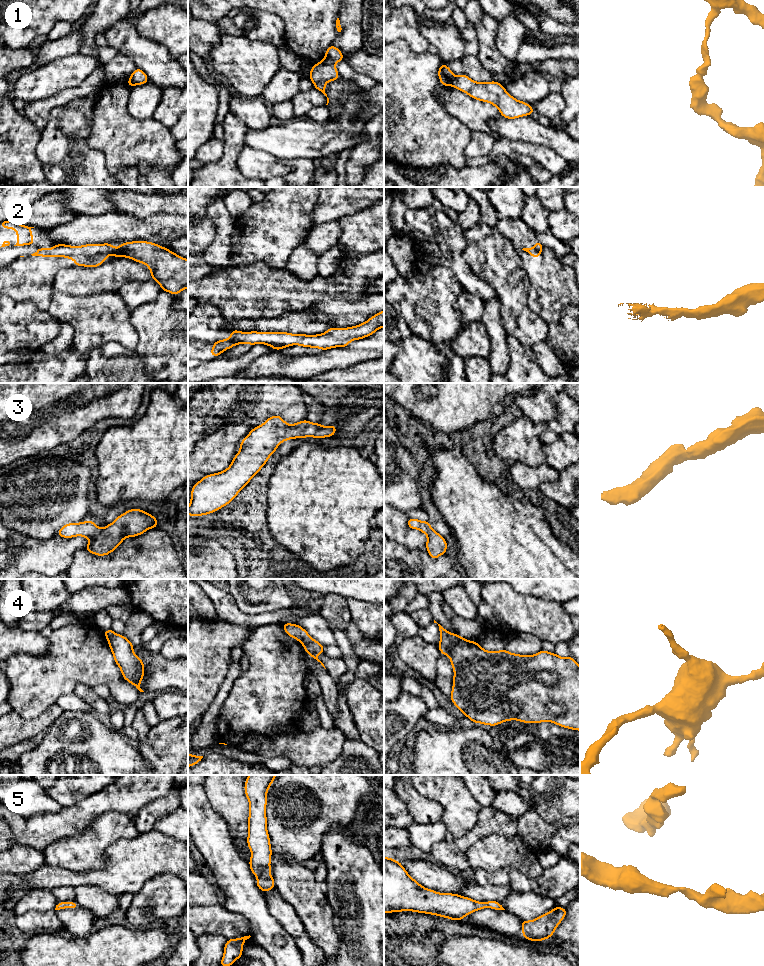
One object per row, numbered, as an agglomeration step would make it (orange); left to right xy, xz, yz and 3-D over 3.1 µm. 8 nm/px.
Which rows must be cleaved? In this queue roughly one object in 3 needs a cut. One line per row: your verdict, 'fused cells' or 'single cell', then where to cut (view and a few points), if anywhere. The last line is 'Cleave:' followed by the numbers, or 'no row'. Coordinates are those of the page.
1: fused cells; cut in xz along (325, 57), (334, 63)
2: fused cells; cut in yz along (540, 250), (527, 252)
3: single cell; no cut
4: single cell; no cut
5: single cell; no cut
Cleave: 1, 2

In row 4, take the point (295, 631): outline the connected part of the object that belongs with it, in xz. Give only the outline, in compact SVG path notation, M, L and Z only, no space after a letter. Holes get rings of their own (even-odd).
M283 623L282 626L288 636L298 640L304 646L304 650L308 655L320 662L325 668L324 664L317 657L318 654L324 654L324 646L322 644L313 639L308 632L298 624Z

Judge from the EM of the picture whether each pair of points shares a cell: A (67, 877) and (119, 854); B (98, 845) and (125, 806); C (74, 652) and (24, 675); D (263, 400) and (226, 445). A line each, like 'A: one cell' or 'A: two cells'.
A: one cell
B: two cells
C: one cell
D: two cells

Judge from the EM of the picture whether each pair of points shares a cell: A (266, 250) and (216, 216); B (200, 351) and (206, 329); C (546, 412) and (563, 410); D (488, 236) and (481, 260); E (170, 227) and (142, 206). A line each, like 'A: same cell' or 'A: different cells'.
A: different cells
B: same cell
C: different cells
D: same cell
E: different cells

